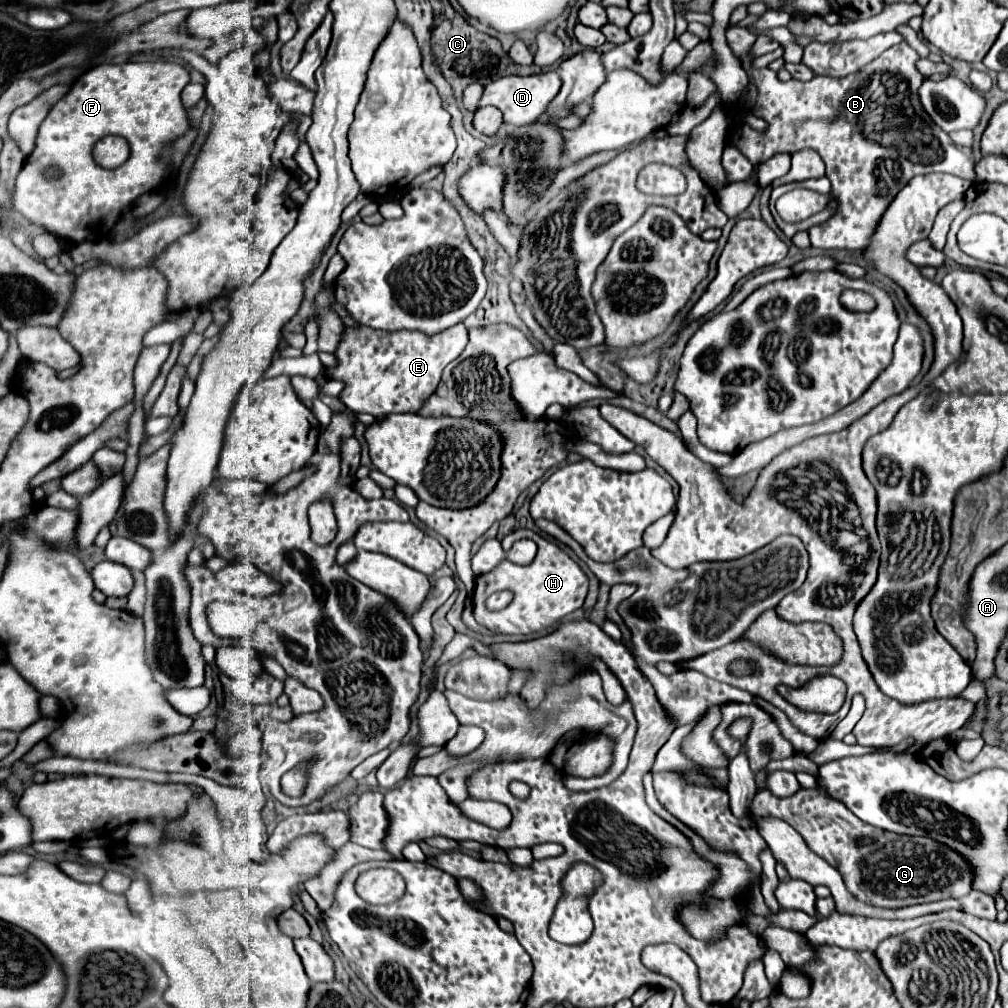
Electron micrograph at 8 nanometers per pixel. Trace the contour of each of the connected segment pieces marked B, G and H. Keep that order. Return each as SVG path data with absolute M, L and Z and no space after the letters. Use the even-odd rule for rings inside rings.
M728 27L726 39L734 55L740 57L742 67L746 69L750 83L758 89L754 115L762 117L768 123L768 131L758 133L748 125L740 125L732 131L730 141L752 161L762 163L770 159L774 153L794 153L800 149L814 149L820 153L822 161L826 163L826 177L832 183L832 195L838 199L838 211L834 217L830 217L826 223L814 225L808 229L812 247L820 249L866 249L878 229L878 223L882 215L886 213L890 201L904 189L904 185L916 175L924 173L950 173L968 181L976 179L974 171L974 153L970 147L956 145L938 125L934 125L932 117L922 109L922 103L918 101L918 87L922 85L924 77L916 69L916 61L920 59L918 53L906 43L898 43L890 49L886 49L880 57L876 57L870 65L866 65L862 71L846 75L846 77L814 77L812 81L780 81L774 71L768 67L764 69L752 69L748 51L752 43L756 41L756 35L748 33L744 27ZM882 73L882 81L872 83L872 77ZM880 139L896 139L896 147L884 147Z
M823 788L800 789L796 795L786 797L786 799L778 799L772 793L768 793L766 789L756 793L756 797L752 799L752 807L750 807L752 815L758 817L778 817L784 819L786 823L790 823L806 841L806 845L818 853L822 859L826 859L834 869L838 869L838 873L842 875L848 891L858 897L858 901L876 905L876 907L884 907L884 909L900 909L900 907L910 907L910 905L920 905L920 903L932 903L932 901L940 901L940 899L958 899L966 893L970 893L970 885L972 885L972 867L952 849L928 839L928 837L910 837L910 835L898 835L898 833L890 833L890 831L882 831L876 829L864 821L860 821L846 805L842 805L840 801L834 801L832 797Z
M518 529L518 531L514 531L502 539L502 547L510 549L514 545L514 541L524 539L524 537L532 539L538 545L536 559L530 565L516 565L516 563L504 559L490 573L480 575L476 579L474 617L480 625L486 625L488 629L498 631L498 633L530 635L530 633L548 629L554 623L558 623L562 617L580 609L584 599L586 599L586 593L588 593L588 577L584 575L580 565L576 561L572 561L558 545L540 537L536 531ZM504 589L514 593L512 605L508 605L504 611L488 611L484 605L488 595L496 593L496 591L504 591Z

